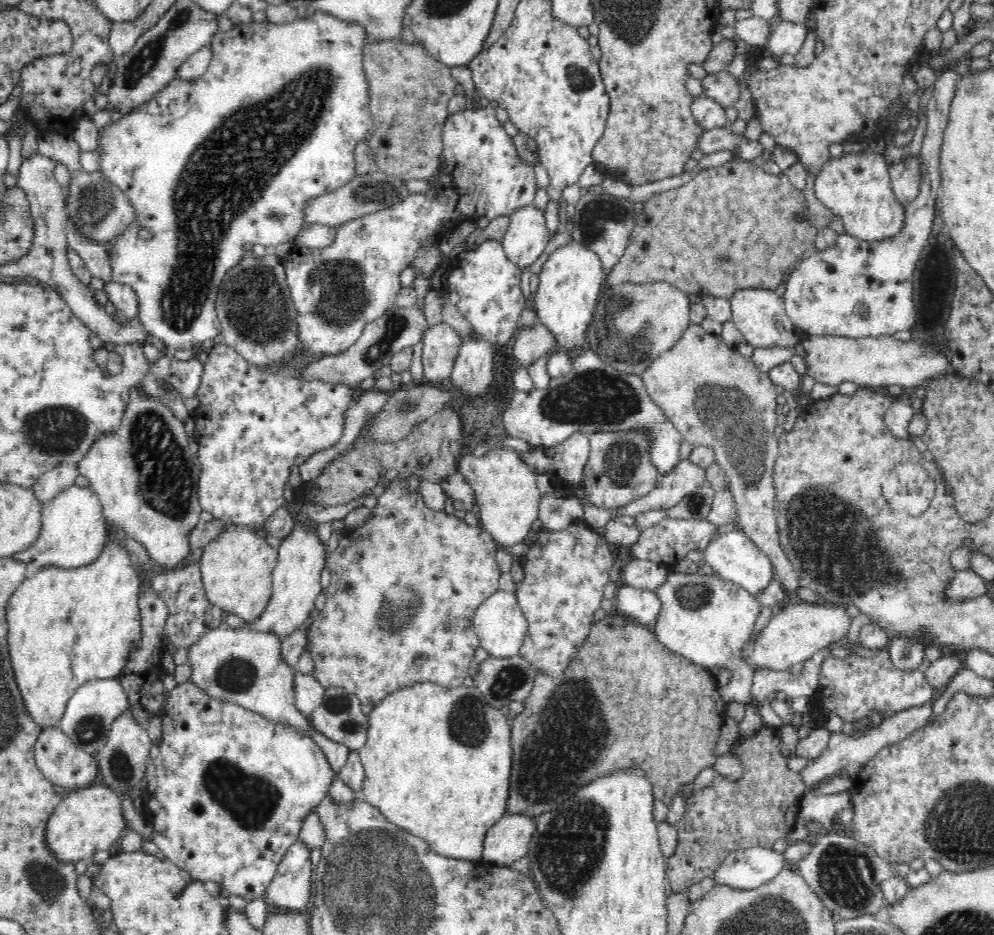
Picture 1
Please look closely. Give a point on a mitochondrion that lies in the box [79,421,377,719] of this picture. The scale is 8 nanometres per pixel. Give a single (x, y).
(236, 675)

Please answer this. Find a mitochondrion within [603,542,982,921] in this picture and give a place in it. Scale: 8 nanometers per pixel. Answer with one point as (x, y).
(847, 877)

